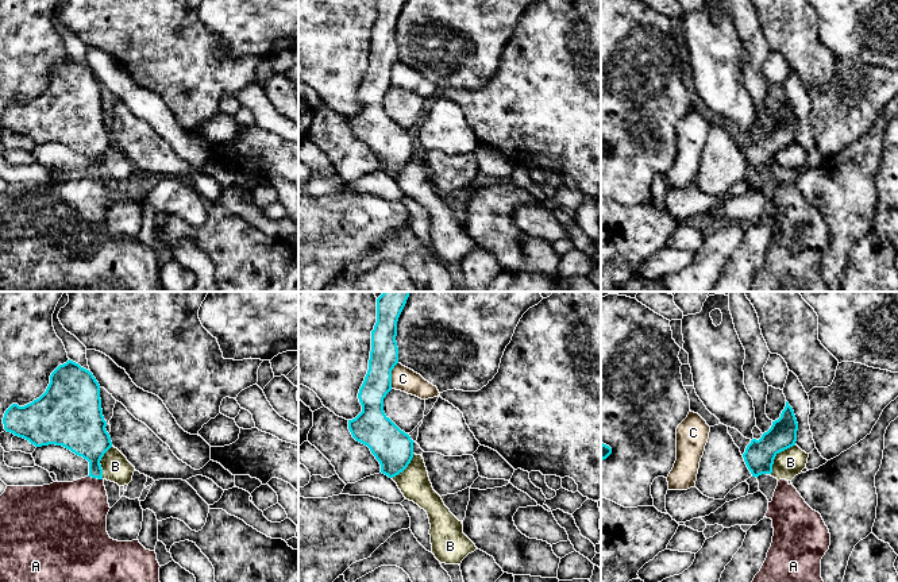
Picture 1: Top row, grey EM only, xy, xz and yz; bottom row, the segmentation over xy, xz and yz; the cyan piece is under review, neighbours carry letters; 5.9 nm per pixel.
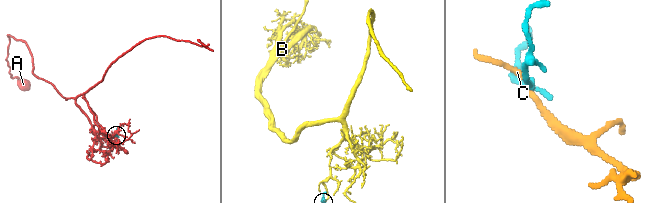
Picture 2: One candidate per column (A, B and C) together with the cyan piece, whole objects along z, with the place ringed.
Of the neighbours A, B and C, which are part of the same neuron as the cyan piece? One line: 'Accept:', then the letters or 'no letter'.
Accept: A

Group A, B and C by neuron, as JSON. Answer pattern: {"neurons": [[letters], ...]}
{"neurons": [["A"], ["B"], ["C"]]}

